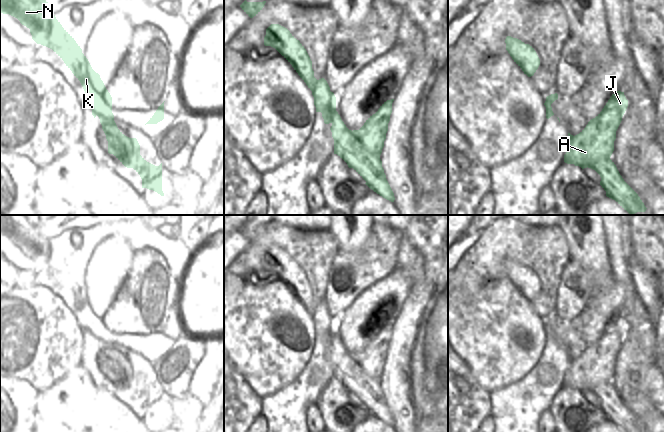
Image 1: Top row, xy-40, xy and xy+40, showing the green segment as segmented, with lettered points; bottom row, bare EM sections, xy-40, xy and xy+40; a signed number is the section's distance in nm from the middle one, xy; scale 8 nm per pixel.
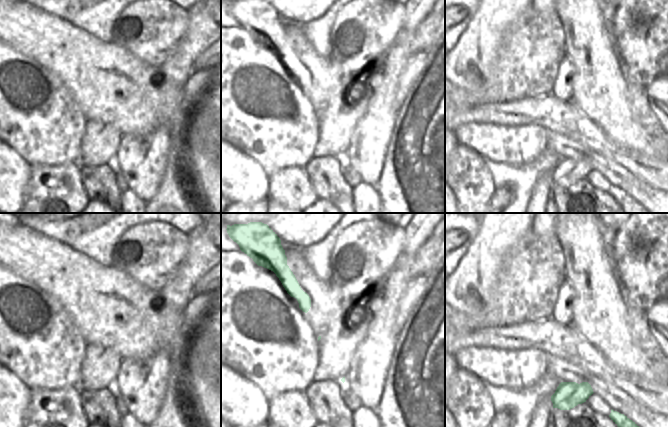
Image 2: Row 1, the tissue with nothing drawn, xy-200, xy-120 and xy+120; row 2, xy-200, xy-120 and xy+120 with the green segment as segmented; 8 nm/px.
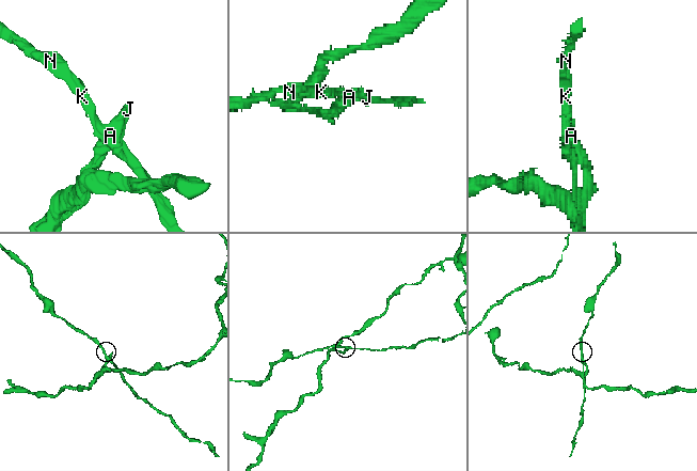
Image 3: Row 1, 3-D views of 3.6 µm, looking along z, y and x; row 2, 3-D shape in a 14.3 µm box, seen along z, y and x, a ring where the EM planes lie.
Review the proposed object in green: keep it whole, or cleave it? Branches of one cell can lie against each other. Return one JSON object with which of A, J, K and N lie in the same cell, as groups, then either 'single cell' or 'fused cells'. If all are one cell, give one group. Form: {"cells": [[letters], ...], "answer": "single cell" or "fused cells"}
{"cells": [["A", "J"], ["K", "N"]], "answer": "fused cells"}

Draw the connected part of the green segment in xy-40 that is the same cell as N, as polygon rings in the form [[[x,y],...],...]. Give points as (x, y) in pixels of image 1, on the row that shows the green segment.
[[[0,0],[0,12],[17,18],[20,23],[30,29],[32,39],[43,46],[52,49],[80,81],[92,107],[94,118],[99,117],[102,129],[108,141],[108,153],[113,154],[125,167],[133,168],[142,179],[142,188],[153,190],[164,196],[162,191],[162,163],[155,166],[140,155],[140,145],[136,138],[125,136],[117,127],[112,113],[112,97],[106,89],[100,75],[96,73],[82,49],[74,38],[62,27],[56,19],[51,6],[46,0]]]

